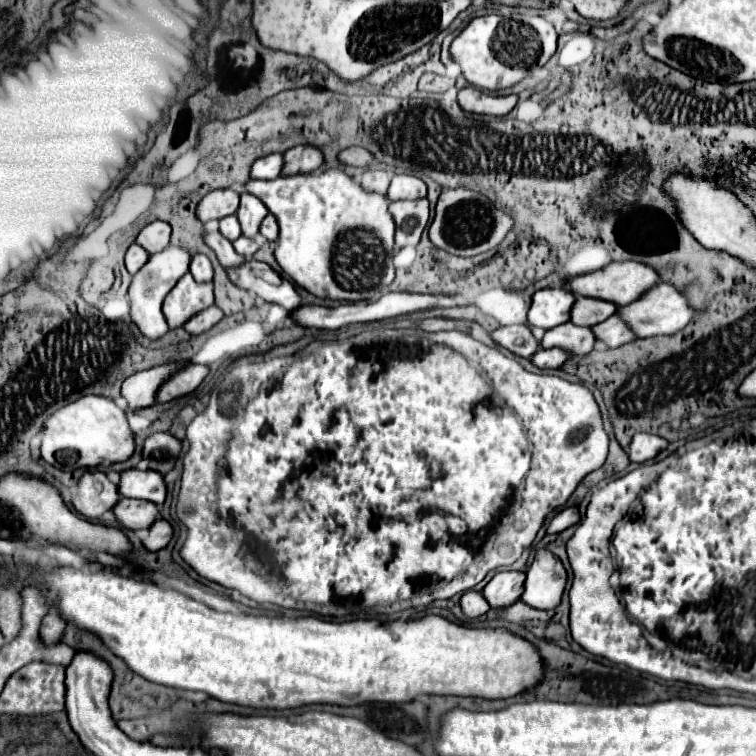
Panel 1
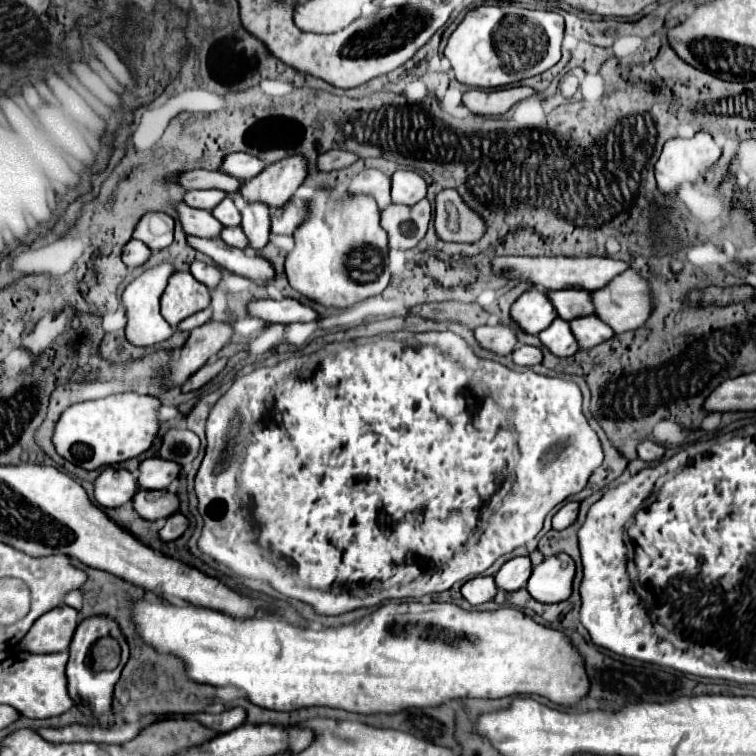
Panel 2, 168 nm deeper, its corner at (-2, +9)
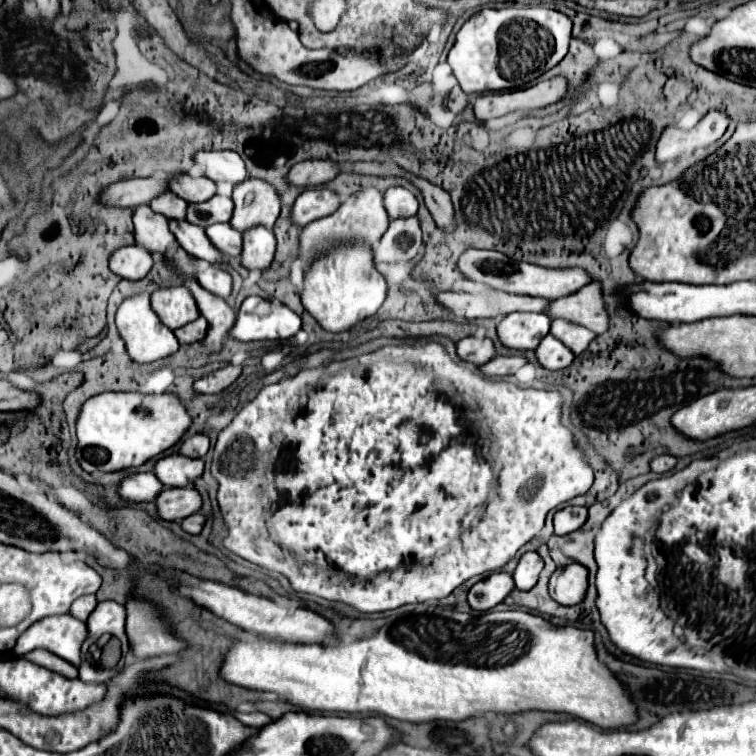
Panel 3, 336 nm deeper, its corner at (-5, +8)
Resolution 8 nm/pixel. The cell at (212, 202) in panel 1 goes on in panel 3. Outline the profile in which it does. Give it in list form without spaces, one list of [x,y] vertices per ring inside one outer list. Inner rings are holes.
[[[177,173],[169,179],[169,189],[187,203],[201,203],[215,195],[215,183],[207,177],[191,177],[189,173]]]

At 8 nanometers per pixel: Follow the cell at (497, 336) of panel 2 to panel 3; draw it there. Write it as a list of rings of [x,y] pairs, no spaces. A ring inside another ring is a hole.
[[[465,337],[461,341],[457,341],[457,355],[463,361],[475,363],[475,365],[483,365],[493,357],[495,349],[493,349],[493,341],[489,339],[477,339],[477,337]]]

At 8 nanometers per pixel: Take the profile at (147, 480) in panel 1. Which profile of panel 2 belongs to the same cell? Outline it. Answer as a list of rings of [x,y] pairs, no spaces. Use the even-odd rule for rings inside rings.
[[[146,458],[136,472],[136,480],[140,488],[146,490],[166,490],[170,482],[178,476],[180,466],[162,458]]]

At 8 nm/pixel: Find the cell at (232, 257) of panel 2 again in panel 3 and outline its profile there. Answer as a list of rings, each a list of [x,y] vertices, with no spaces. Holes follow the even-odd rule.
[[[169,221],[169,229],[189,255],[193,255],[197,259],[205,259],[213,265],[219,265],[223,261],[221,253],[207,239],[203,227],[191,225],[189,221]]]

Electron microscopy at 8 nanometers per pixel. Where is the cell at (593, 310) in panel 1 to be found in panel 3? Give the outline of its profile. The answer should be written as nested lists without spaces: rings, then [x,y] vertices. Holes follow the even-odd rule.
[[[503,291],[483,293],[437,293],[435,301],[451,313],[461,313],[467,321],[473,319],[503,319],[515,311],[543,311],[551,301],[525,295],[509,295]]]

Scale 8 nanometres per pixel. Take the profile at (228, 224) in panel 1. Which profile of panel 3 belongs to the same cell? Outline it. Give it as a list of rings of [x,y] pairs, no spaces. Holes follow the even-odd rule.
[[[213,195],[209,201],[189,205],[187,221],[199,227],[209,227],[213,223],[227,223],[233,215],[233,201],[229,197]]]

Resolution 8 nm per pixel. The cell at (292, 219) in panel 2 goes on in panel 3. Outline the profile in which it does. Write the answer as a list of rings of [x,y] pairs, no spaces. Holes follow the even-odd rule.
[[[307,189],[303,191],[293,207],[293,221],[299,227],[305,227],[307,223],[327,217],[341,205],[337,193],[331,189]]]

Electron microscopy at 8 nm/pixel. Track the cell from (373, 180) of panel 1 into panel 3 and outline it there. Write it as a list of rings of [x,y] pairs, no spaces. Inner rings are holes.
[[[375,187],[361,189],[359,193],[351,195],[333,215],[311,221],[309,225],[305,225],[305,229],[301,229],[297,241],[297,255],[303,257],[303,271],[309,269],[317,253],[325,253],[325,249],[329,249],[329,245],[337,245],[337,241],[365,241],[373,249],[375,243],[383,237],[387,227],[389,215],[383,207],[383,193],[377,191]]]

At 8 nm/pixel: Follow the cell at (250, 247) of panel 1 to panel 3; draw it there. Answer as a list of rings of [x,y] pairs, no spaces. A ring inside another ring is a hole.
[[[229,223],[209,225],[209,227],[205,229],[205,235],[209,237],[209,241],[213,241],[213,245],[217,245],[217,249],[221,249],[223,255],[227,255],[227,257],[237,257],[237,255],[241,253],[243,237],[241,237],[241,233],[237,233],[233,227],[229,227]]]

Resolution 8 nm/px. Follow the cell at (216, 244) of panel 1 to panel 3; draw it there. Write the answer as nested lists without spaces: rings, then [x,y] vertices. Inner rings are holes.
[[[173,191],[169,193],[161,193],[161,197],[155,197],[149,207],[161,215],[165,215],[167,219],[185,219],[185,209],[187,203],[181,201],[181,197],[177,197]]]

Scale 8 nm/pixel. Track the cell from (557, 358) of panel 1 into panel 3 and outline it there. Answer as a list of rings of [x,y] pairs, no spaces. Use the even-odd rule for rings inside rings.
[[[493,357],[491,361],[483,363],[479,371],[485,377],[505,377],[505,375],[515,375],[517,369],[521,369],[527,361],[523,357]]]

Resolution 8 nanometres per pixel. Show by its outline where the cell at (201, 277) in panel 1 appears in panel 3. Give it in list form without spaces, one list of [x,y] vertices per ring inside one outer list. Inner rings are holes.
[[[211,265],[211,267],[205,269],[203,273],[199,273],[199,275],[197,275],[197,281],[199,281],[207,291],[211,291],[211,293],[223,297],[223,299],[227,299],[227,297],[231,295],[231,285],[233,285],[231,275],[229,275],[227,271],[223,271],[221,267],[217,267],[217,265]]]

